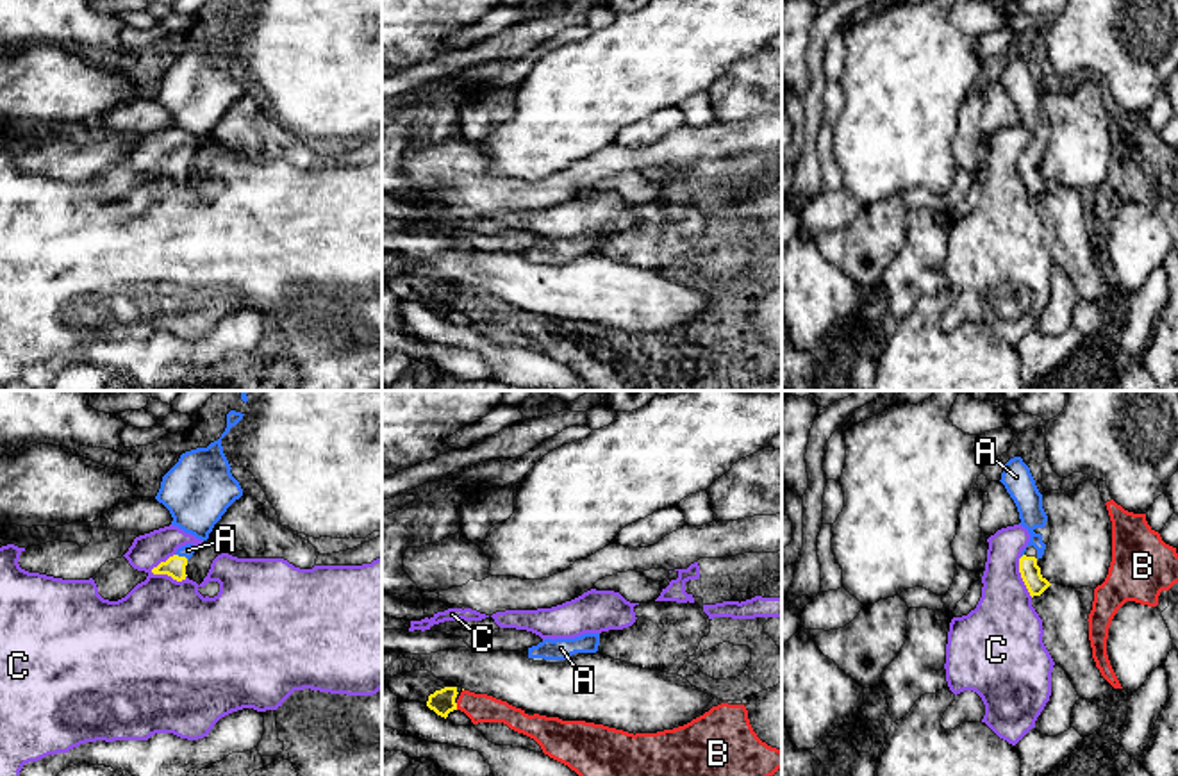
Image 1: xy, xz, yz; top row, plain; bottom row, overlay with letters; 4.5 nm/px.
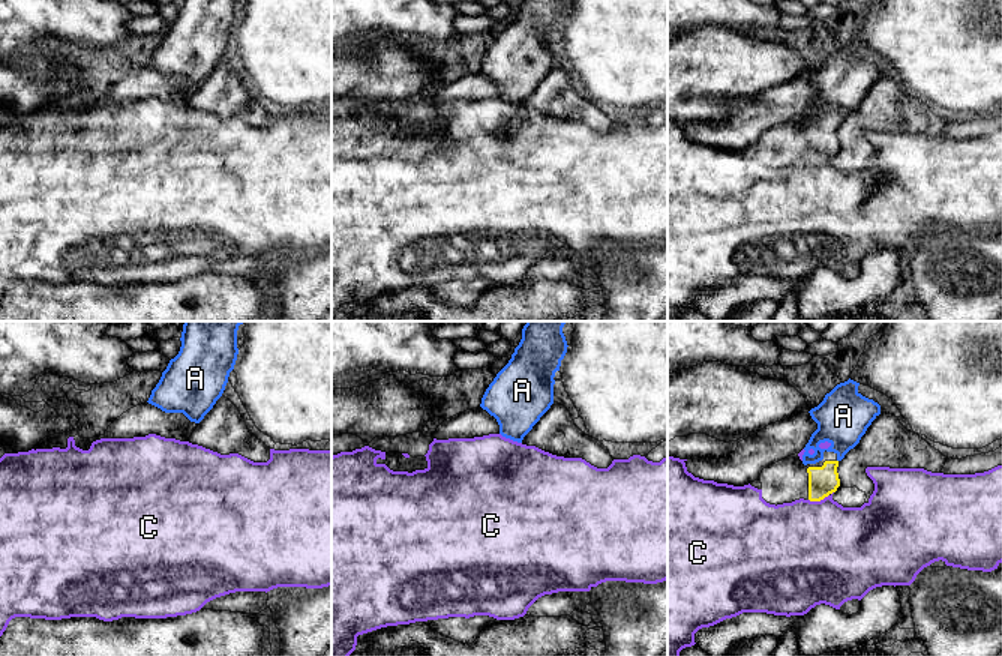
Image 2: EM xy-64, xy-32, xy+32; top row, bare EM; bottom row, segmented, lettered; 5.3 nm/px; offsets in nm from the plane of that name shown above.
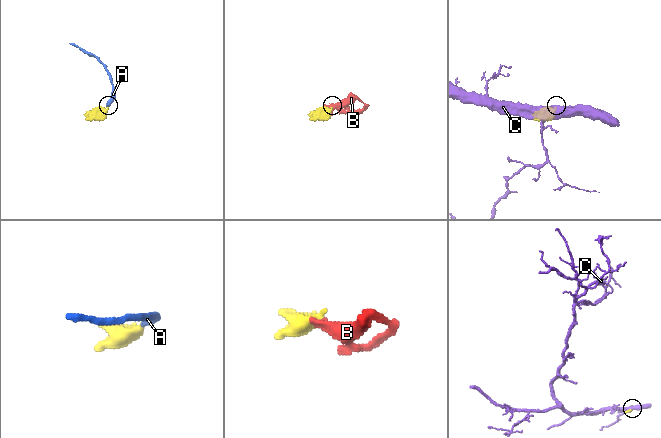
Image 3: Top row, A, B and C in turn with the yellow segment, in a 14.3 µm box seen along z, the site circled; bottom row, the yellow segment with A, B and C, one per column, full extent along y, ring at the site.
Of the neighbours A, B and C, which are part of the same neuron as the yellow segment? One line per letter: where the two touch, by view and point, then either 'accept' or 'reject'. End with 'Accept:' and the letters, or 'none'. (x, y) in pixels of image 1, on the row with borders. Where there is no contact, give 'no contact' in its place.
A: xy (182, 557) | accept
B: xz (456, 707) | reject
C: xy (168, 575) | reject
Accept: A

